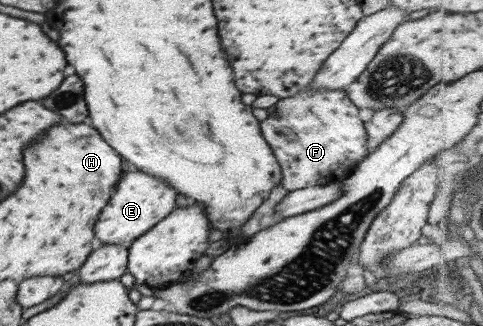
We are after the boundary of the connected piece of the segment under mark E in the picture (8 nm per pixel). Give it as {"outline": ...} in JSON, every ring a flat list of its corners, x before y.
{"outline":[[138,170,122,172,119,180,114,196,98,214,98,220,94,224,94,238,98,238,101,244,120,244,127,249,134,238,150,230,154,224,173,211,177,194,168,184]]}

